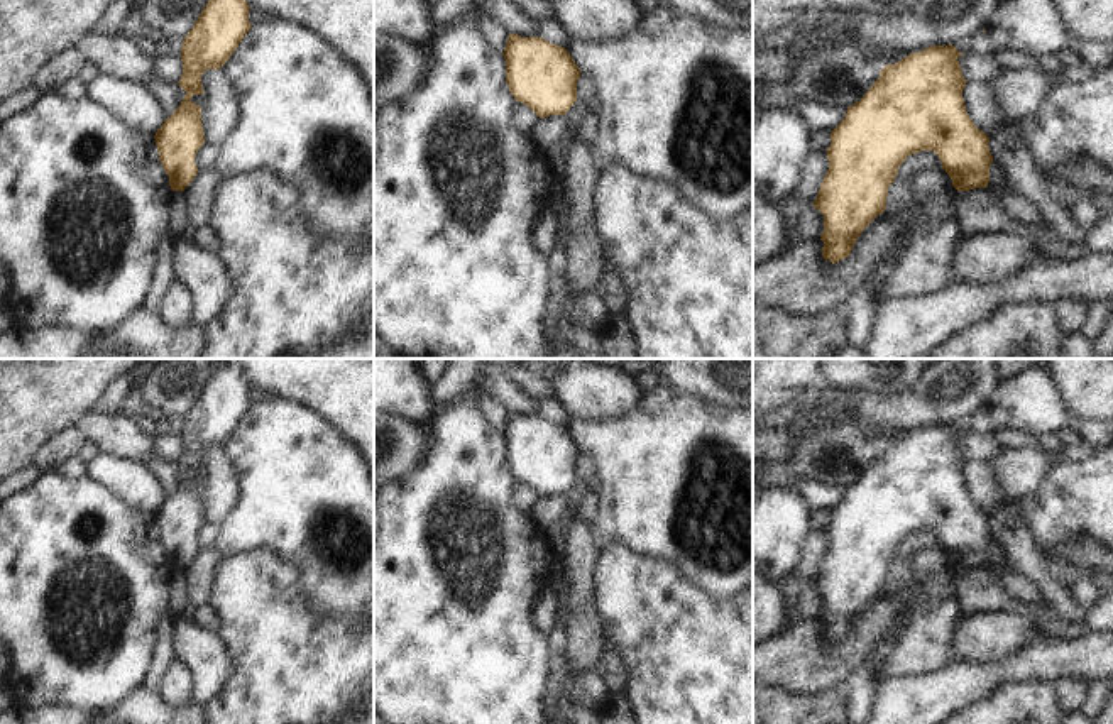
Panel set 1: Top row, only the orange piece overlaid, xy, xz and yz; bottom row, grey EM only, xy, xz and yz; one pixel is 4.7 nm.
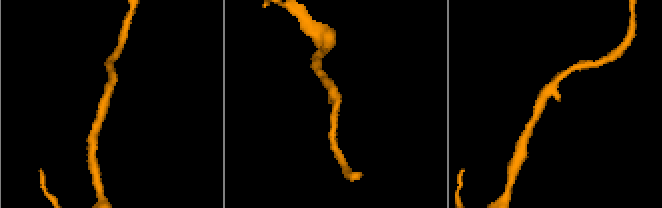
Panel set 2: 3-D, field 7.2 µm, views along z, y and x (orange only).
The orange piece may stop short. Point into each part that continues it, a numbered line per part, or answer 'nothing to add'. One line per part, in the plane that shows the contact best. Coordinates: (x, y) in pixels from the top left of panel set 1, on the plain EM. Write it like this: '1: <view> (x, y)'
nothing to add

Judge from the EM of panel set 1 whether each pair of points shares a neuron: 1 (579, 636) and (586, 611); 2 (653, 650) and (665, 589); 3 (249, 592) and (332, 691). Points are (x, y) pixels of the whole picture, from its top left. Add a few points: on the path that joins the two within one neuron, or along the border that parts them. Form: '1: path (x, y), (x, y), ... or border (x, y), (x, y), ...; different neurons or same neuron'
1: path (582, 630), (582, 618); same neuron
2: path (658, 635), (658, 604); same neuron
3: path (269, 616), (300, 647), (300, 657), (308, 667); same neuron

